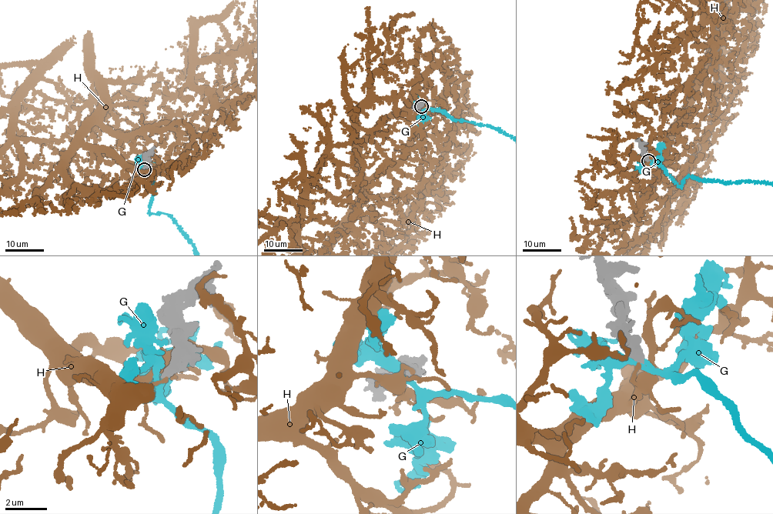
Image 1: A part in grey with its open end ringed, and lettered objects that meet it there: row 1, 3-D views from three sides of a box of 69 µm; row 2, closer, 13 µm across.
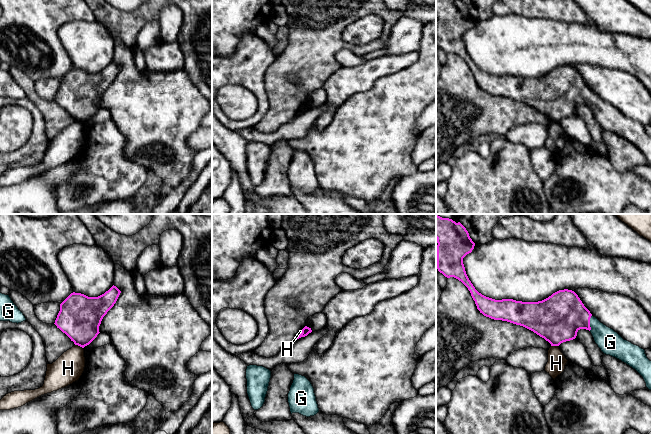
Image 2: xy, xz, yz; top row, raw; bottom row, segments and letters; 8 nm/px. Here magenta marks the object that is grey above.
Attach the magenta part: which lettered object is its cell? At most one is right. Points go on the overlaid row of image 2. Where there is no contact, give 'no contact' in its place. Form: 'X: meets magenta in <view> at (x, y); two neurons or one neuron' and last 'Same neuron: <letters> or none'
G: meets magenta in yz at (589, 323); one neuron
H: meets magenta in xy at (79, 345); two neurons
Same neuron: G

